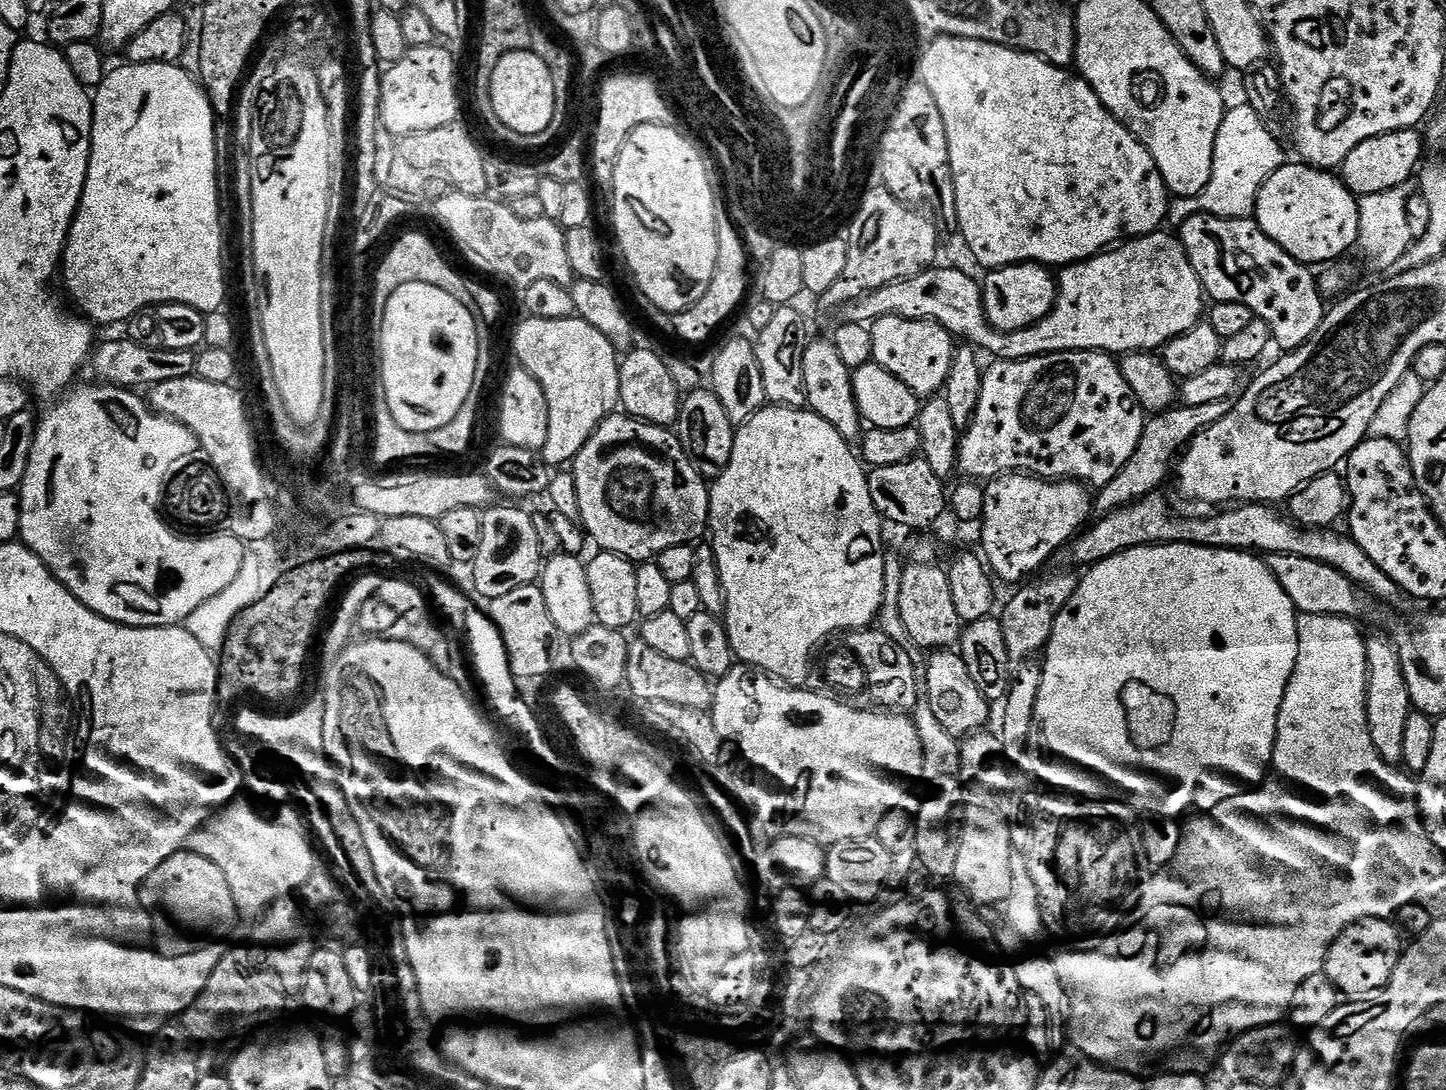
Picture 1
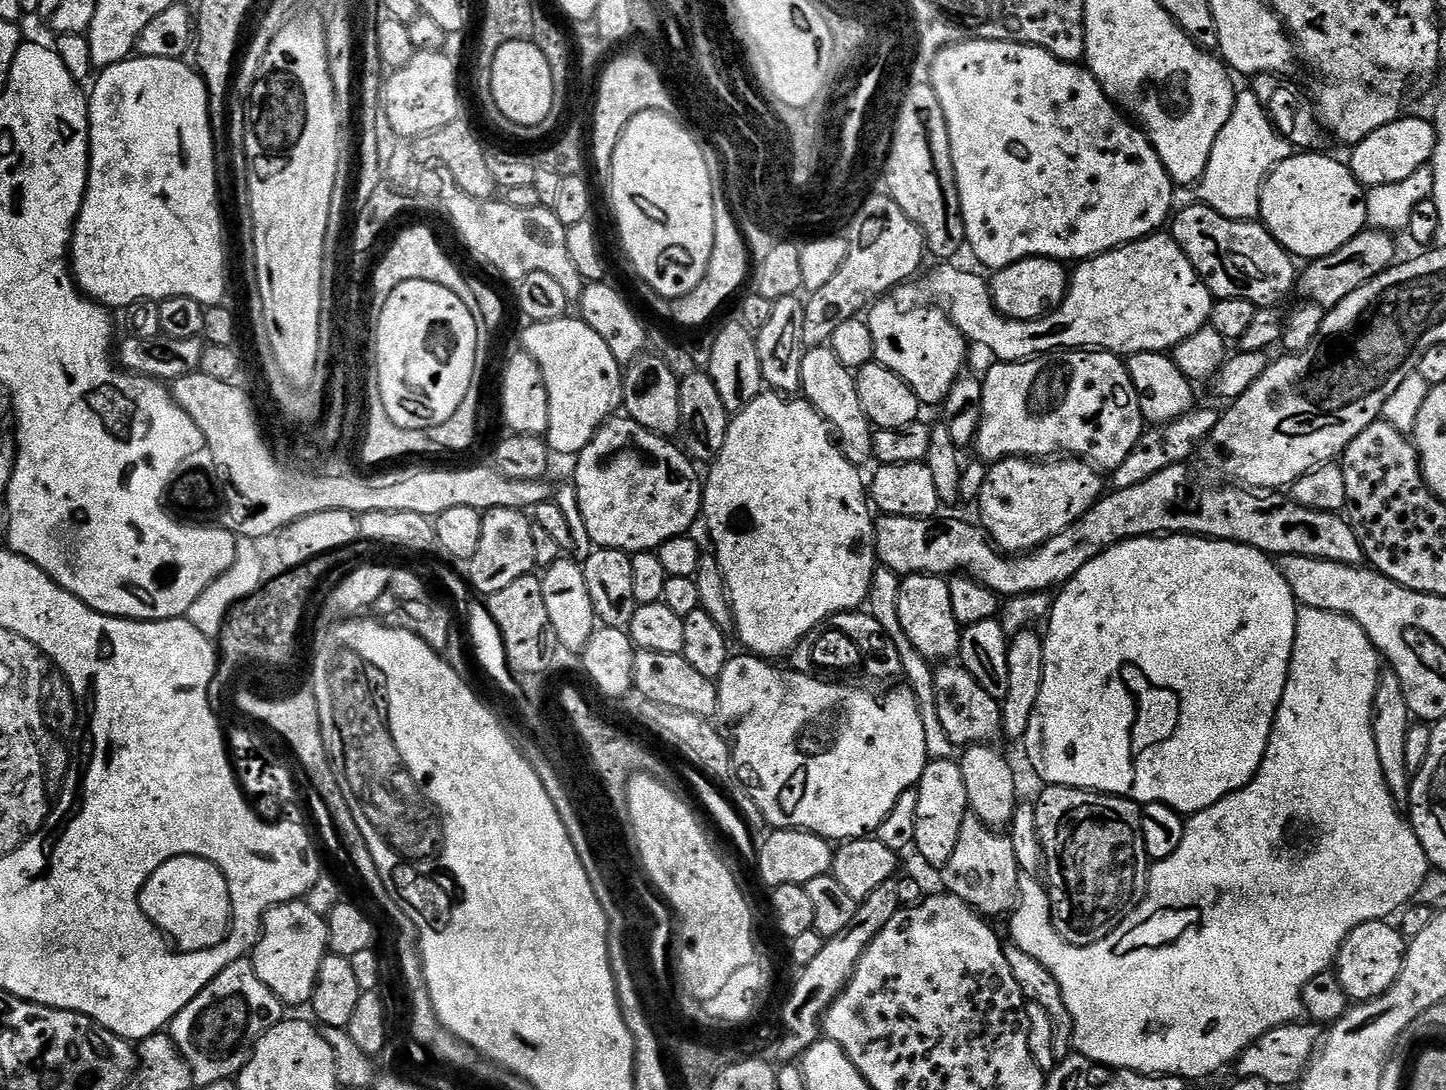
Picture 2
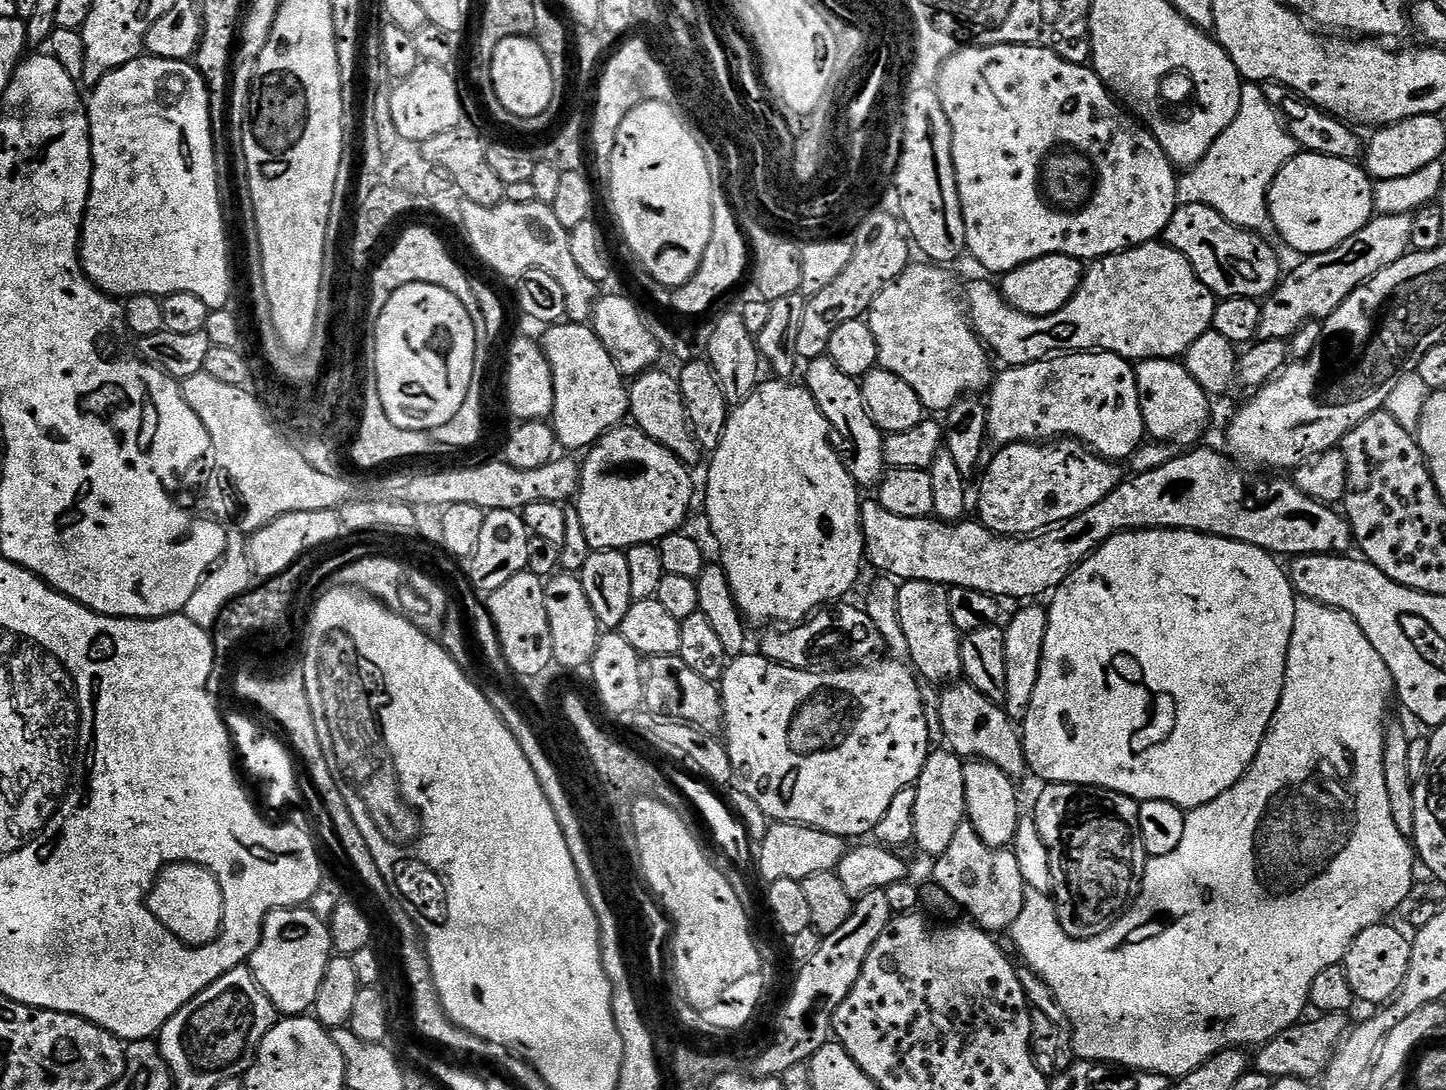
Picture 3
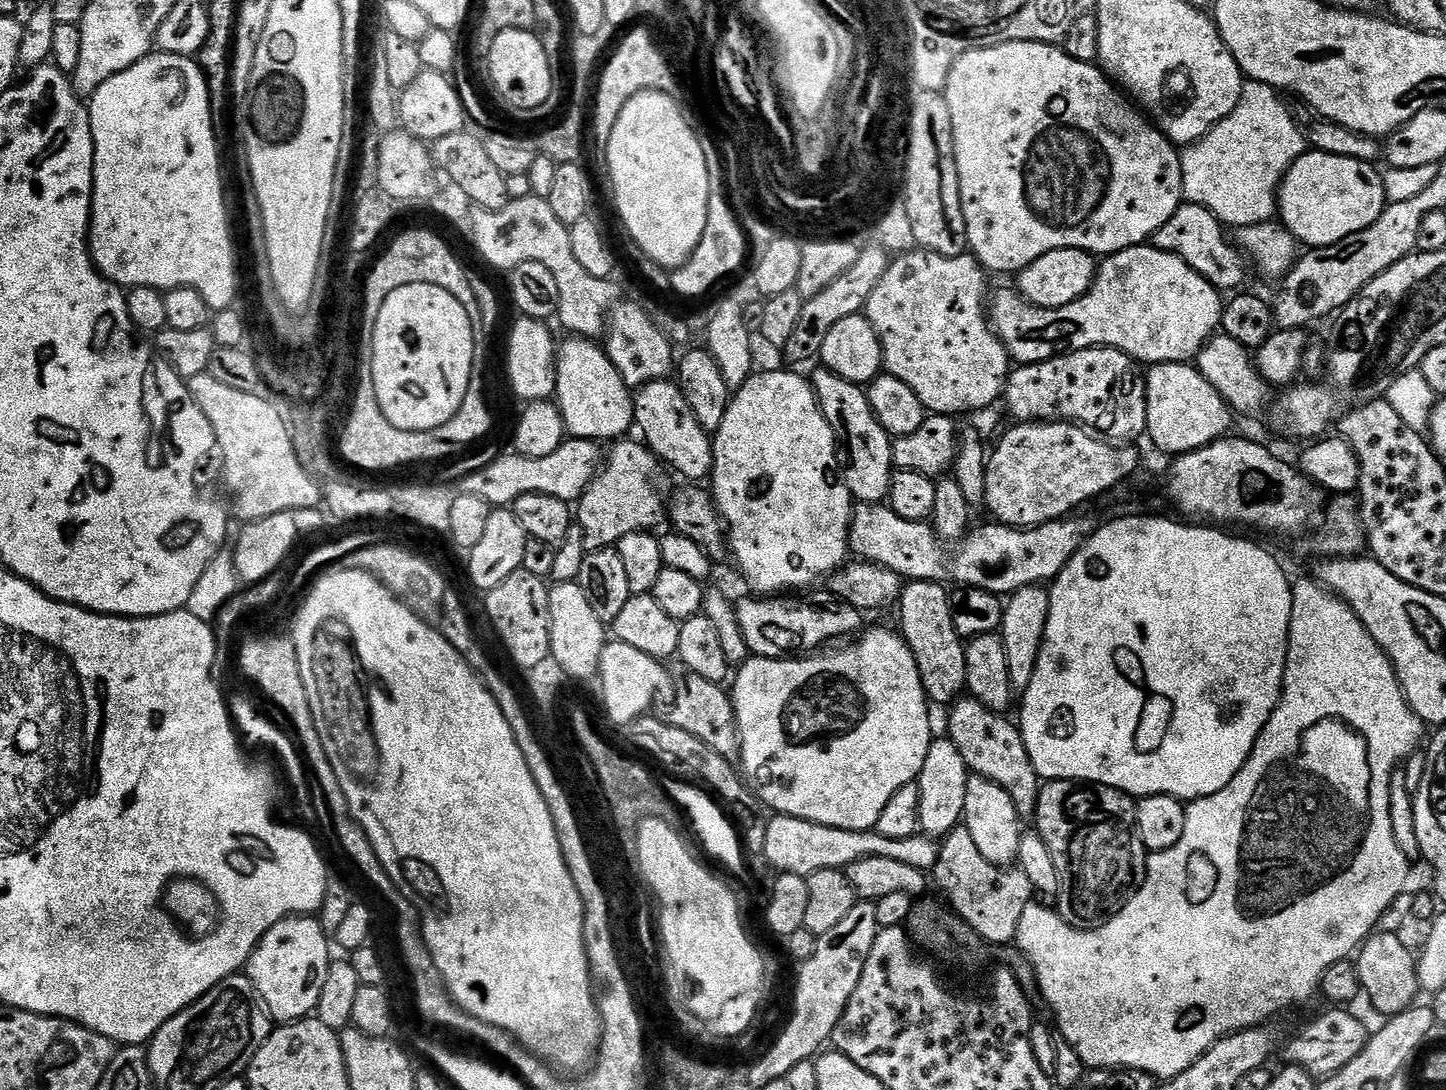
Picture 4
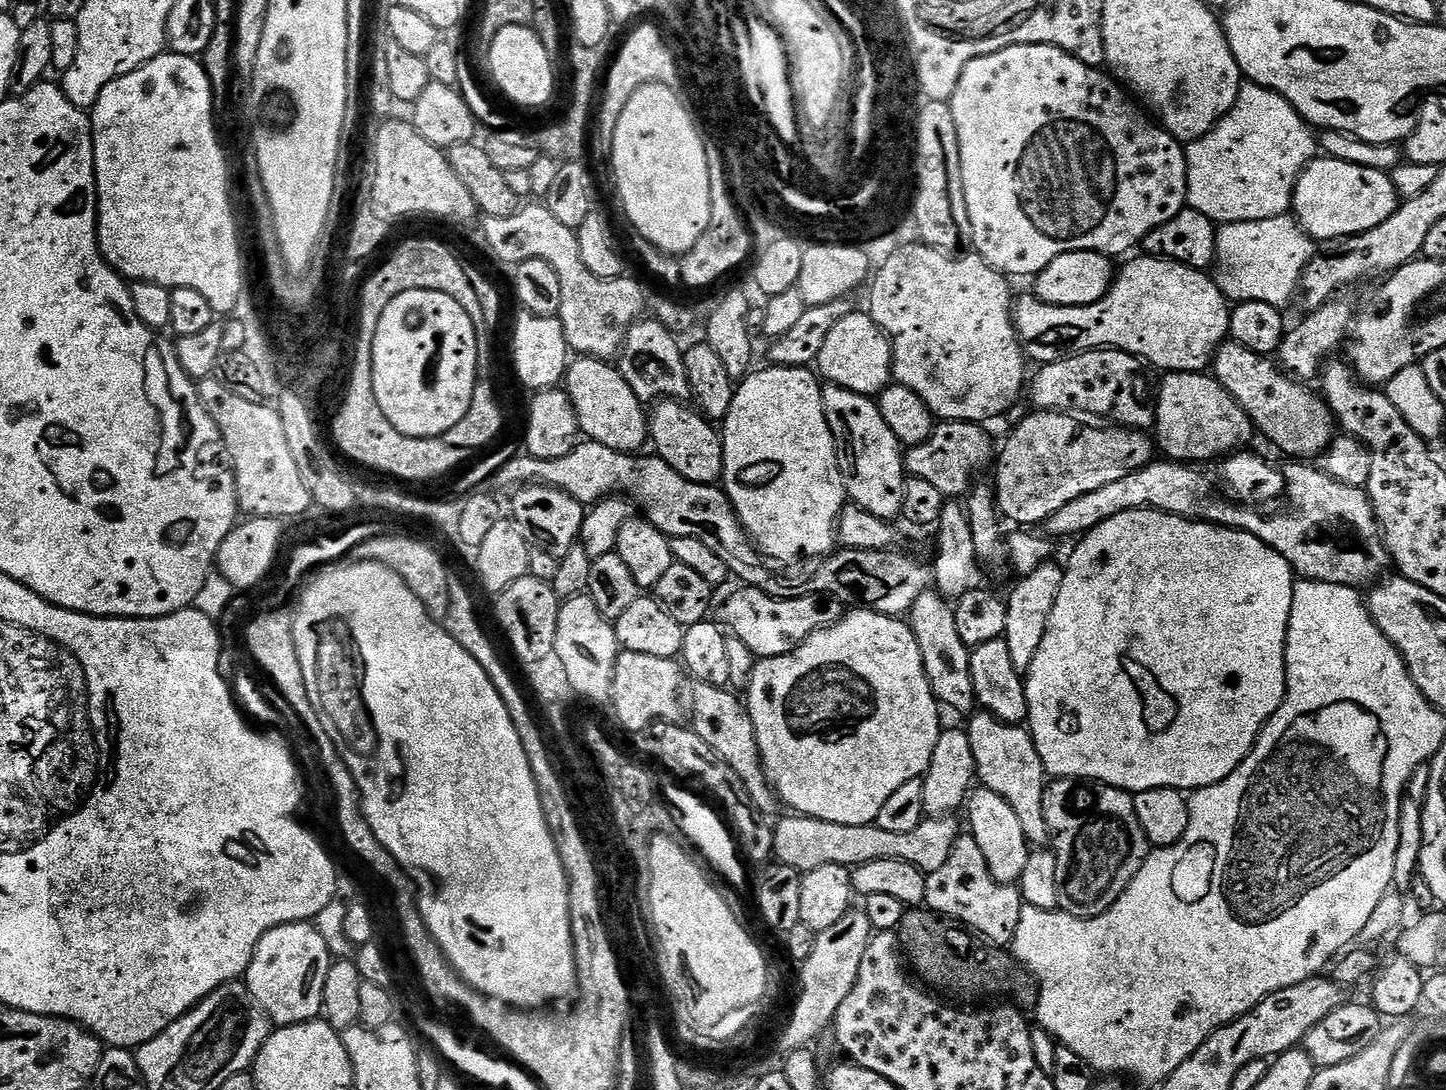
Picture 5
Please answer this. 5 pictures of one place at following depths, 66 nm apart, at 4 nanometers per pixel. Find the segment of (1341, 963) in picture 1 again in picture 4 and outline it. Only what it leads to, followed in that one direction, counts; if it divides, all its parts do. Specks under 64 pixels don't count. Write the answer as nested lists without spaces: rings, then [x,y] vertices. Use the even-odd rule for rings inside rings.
[[[1396,934],[1373,935],[1371,938],[1364,941],[1354,960],[1363,995],[1366,997],[1366,1000],[1368,996],[1369,1002],[1381,1012],[1381,1017],[1384,1018],[1397,1016],[1405,1012],[1406,1009],[1413,1007],[1413,1005],[1417,1003],[1416,995],[1421,995],[1422,992],[1420,983],[1418,982],[1418,974],[1416,973],[1417,957],[1414,955],[1414,952],[1411,952],[1399,939],[1401,939],[1401,937]]]

